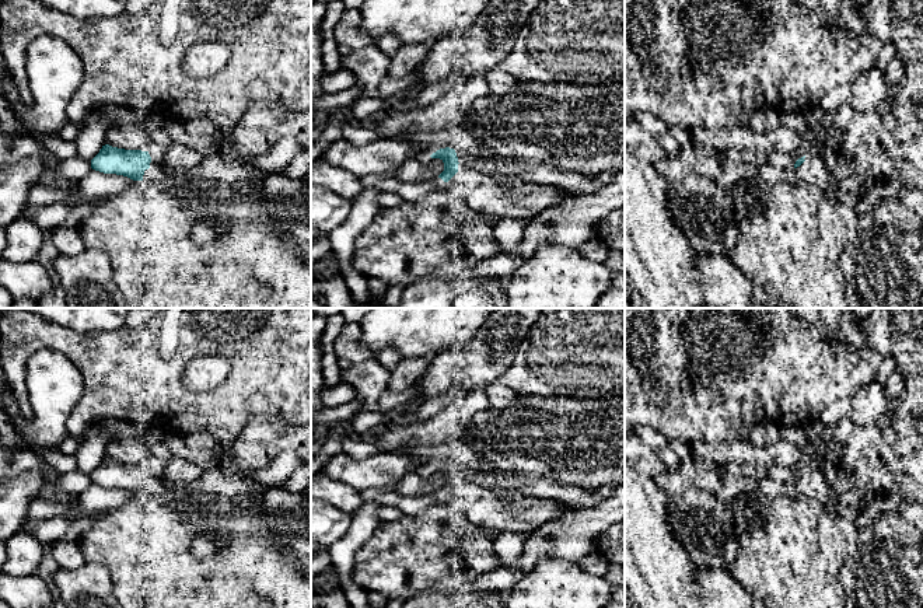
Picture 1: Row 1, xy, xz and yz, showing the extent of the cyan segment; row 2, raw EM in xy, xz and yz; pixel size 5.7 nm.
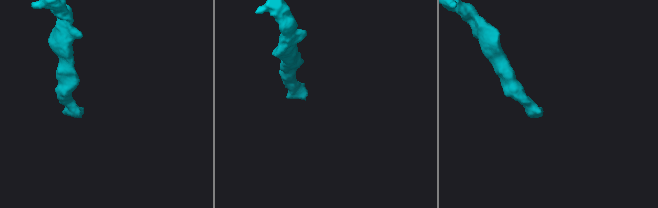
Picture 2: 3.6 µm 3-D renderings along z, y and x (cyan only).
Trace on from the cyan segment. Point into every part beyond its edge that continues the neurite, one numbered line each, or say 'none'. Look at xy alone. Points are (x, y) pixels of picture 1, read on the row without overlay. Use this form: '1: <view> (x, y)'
1: xy (154, 488)

